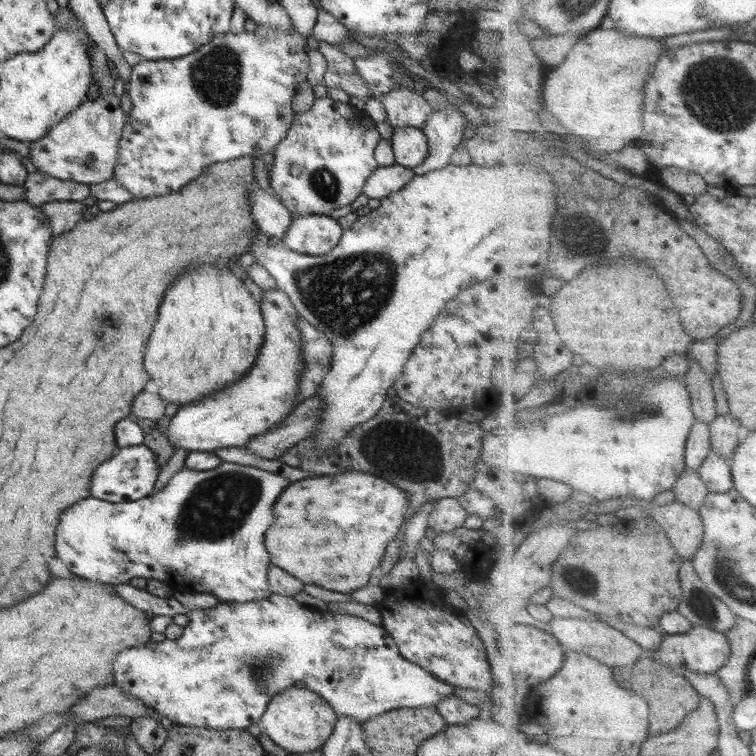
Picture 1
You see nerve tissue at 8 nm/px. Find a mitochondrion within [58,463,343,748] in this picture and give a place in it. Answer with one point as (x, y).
(217, 507)

